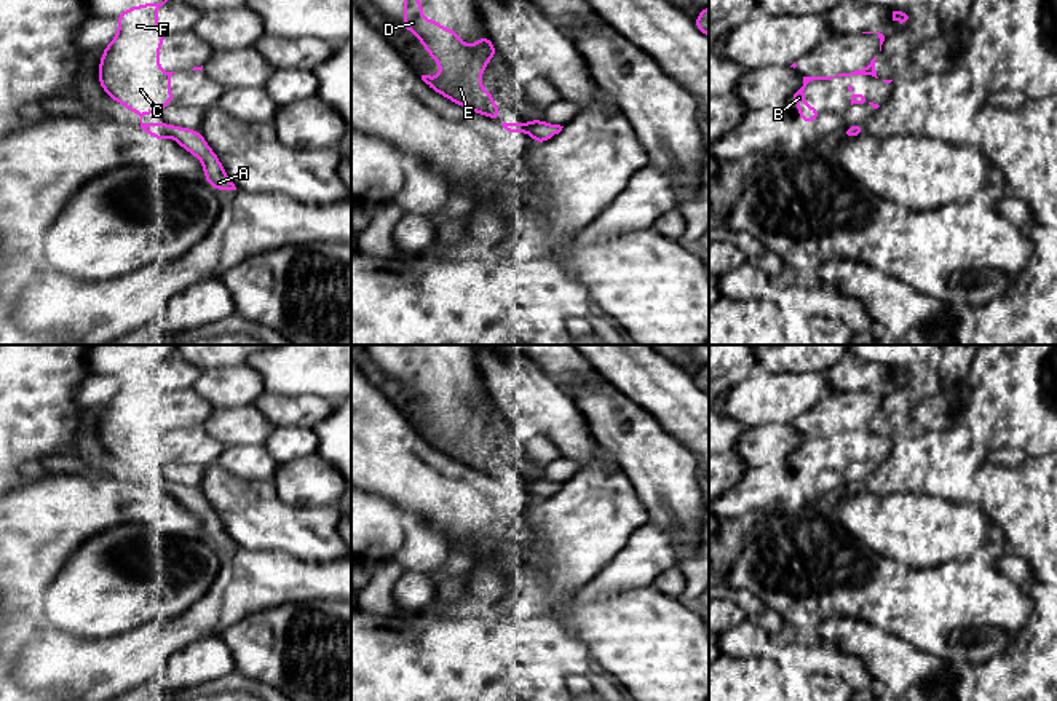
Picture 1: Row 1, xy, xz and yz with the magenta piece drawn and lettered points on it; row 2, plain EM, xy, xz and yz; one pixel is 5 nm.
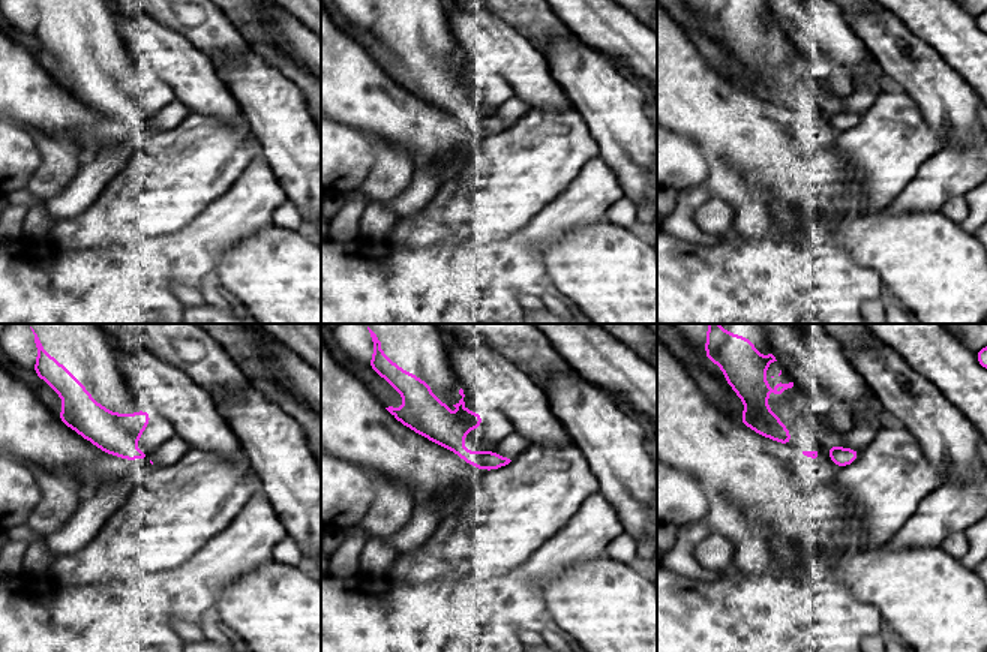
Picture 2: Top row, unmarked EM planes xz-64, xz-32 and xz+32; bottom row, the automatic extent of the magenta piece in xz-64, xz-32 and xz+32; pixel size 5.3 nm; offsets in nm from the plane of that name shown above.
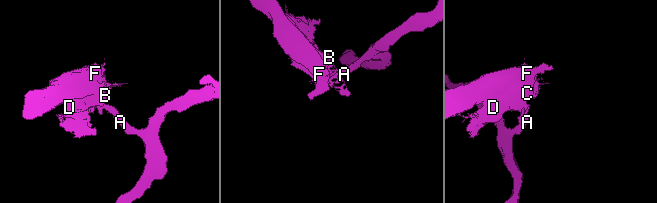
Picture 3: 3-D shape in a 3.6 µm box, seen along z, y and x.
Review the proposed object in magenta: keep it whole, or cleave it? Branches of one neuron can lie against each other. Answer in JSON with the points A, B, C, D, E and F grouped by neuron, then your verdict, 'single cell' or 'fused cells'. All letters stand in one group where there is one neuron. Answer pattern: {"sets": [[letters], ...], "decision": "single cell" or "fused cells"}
{"sets": [["A"], ["B", "C", "D", "E", "F"]], "decision": "fused cells"}

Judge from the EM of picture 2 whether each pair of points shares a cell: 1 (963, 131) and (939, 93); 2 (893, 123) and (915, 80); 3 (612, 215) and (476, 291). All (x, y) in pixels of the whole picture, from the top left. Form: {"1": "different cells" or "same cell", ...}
{"1": "same cell", "2": "different cells", "3": "different cells"}

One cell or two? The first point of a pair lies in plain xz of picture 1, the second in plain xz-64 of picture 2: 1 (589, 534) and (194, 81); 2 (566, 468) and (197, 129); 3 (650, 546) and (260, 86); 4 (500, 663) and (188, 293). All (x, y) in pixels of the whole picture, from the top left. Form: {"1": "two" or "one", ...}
{"1": "two", "2": "two", "3": "two", "4": "two"}

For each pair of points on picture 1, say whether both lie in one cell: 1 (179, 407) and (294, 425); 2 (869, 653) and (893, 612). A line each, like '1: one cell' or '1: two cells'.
1: one cell
2: two cells

